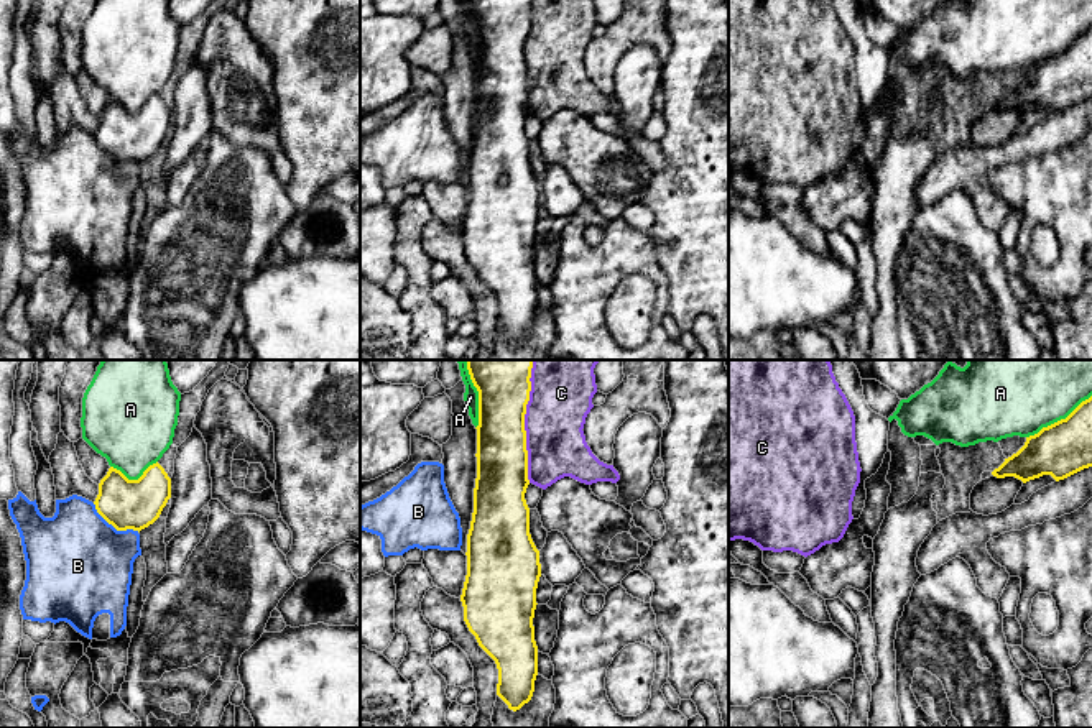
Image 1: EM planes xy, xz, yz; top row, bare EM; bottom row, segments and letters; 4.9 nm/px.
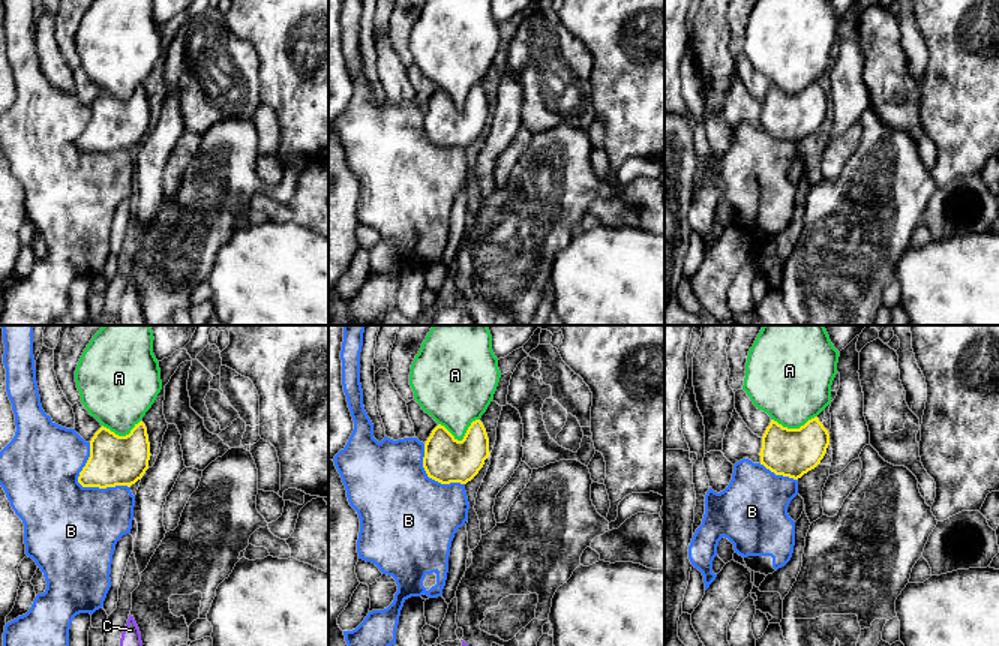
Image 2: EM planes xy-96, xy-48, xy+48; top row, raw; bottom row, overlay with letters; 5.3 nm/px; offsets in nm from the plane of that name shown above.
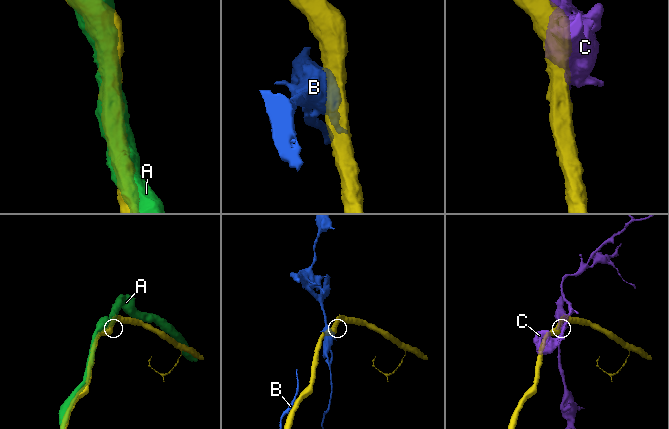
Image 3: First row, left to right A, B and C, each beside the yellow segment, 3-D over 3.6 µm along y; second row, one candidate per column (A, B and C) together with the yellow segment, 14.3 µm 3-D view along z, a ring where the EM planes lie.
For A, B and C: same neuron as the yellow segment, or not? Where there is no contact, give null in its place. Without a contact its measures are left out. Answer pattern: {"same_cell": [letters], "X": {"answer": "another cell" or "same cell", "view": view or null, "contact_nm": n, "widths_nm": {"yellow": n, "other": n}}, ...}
{"same_cell": ["A"], "A": {"answer": "same cell", "view": "xz", "contact_nm": 340, "widths_nm": {"yellow": 320, "other": 80}}, "B": {"answer": "another cell", "view": "xy", "contact_nm": 280, "widths_nm": {"yellow": 240, "other": 500}}, "C": {"answer": "another cell", "view": "xz", "contact_nm": 600, "widths_nm": {"yellow": 280, "other": 300}}}

